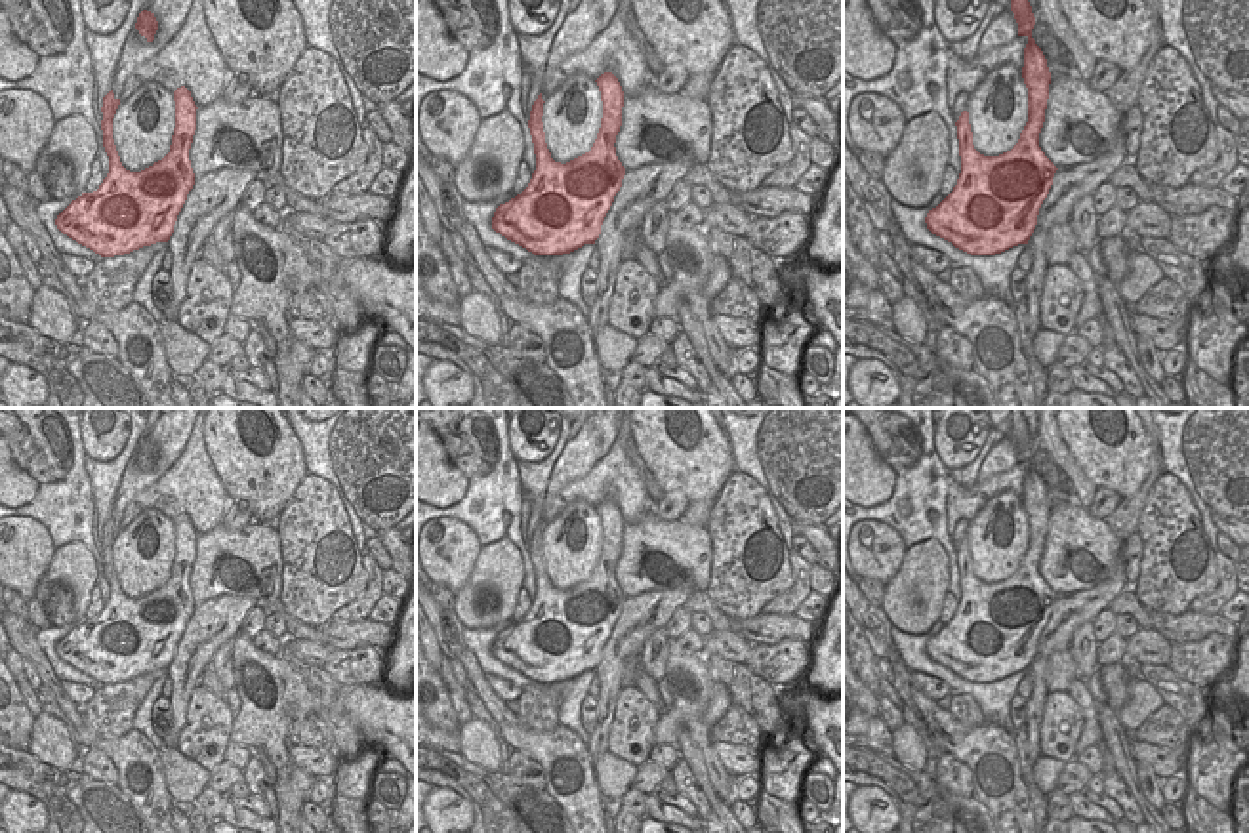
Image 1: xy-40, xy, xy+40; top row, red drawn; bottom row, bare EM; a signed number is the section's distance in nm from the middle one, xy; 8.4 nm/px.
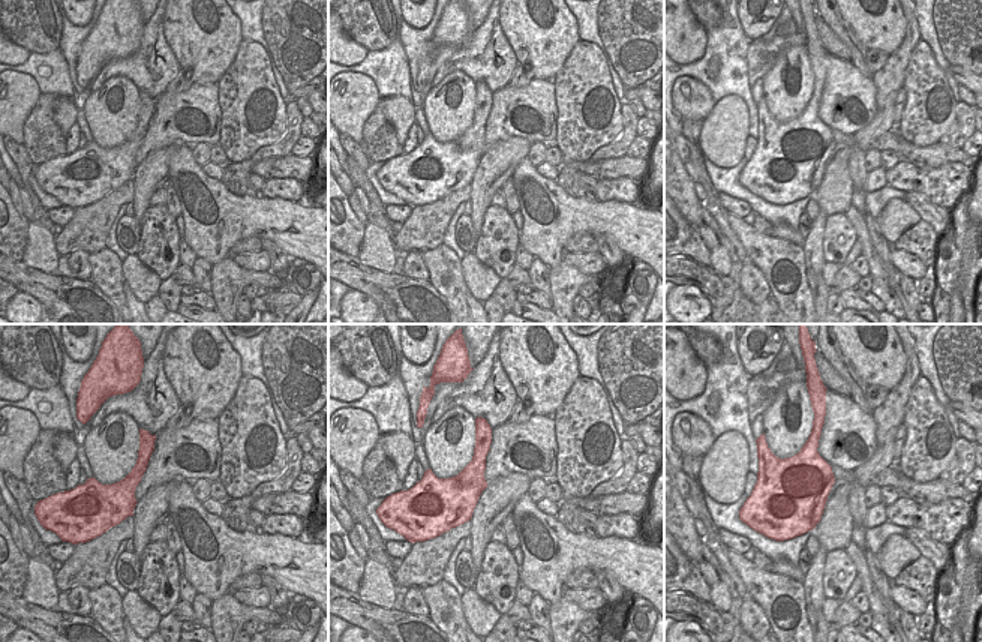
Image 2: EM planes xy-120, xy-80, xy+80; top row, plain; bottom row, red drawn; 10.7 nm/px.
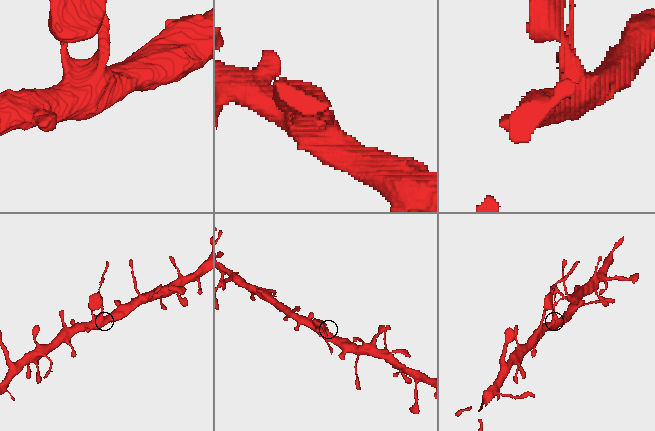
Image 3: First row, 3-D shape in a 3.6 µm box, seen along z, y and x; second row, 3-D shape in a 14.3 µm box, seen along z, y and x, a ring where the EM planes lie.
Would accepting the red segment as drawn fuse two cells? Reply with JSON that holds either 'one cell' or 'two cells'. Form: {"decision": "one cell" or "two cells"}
{"decision": "two cells"}

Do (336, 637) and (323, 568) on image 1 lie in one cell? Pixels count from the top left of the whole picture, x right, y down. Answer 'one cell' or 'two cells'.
two cells

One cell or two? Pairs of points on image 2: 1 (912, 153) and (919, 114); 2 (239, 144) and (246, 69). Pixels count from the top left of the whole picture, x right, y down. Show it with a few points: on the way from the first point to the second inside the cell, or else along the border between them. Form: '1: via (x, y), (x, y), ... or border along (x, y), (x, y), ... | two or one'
1: border along (897, 129), (915, 144), (937, 143) | two
2: via (243, 126), (246, 87) | one

